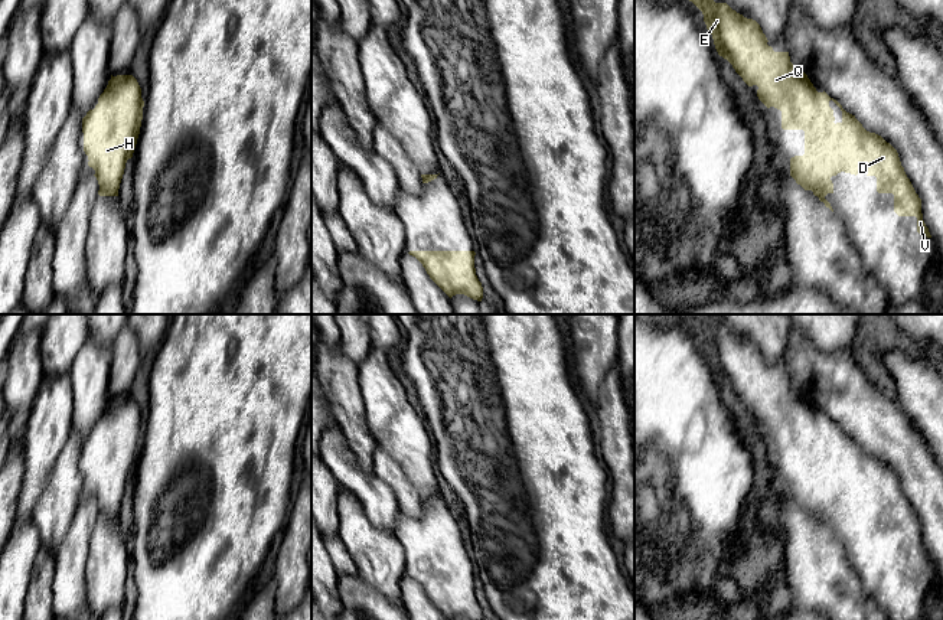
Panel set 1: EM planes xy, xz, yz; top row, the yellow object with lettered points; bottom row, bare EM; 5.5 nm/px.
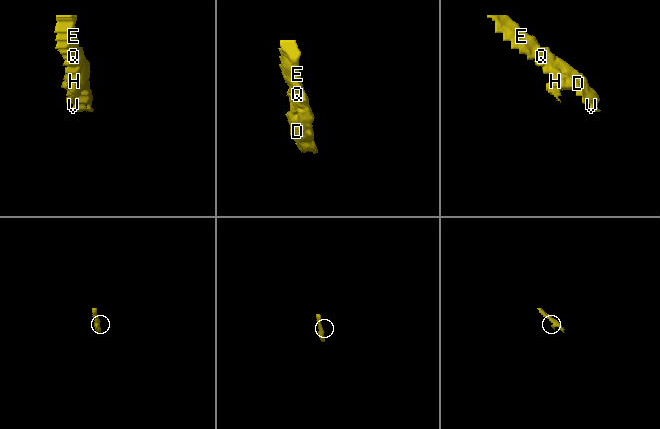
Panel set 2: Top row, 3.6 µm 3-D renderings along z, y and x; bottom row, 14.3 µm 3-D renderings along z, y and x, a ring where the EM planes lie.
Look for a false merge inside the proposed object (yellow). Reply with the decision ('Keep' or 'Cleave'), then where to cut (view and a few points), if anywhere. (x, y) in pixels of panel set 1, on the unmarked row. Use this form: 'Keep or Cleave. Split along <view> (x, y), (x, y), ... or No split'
Keep. No split

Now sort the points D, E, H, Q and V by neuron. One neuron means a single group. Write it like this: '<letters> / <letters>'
D E H Q V

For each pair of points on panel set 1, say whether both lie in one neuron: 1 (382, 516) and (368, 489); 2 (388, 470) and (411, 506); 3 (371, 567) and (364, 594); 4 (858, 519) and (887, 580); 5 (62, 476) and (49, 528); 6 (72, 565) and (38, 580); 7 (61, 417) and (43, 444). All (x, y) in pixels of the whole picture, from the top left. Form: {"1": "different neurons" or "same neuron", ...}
{"1": "same neuron", "2": "same neuron", "3": "different neurons", "4": "same neuron", "5": "same neuron", "6": "different neurons", "7": "same neuron"}

